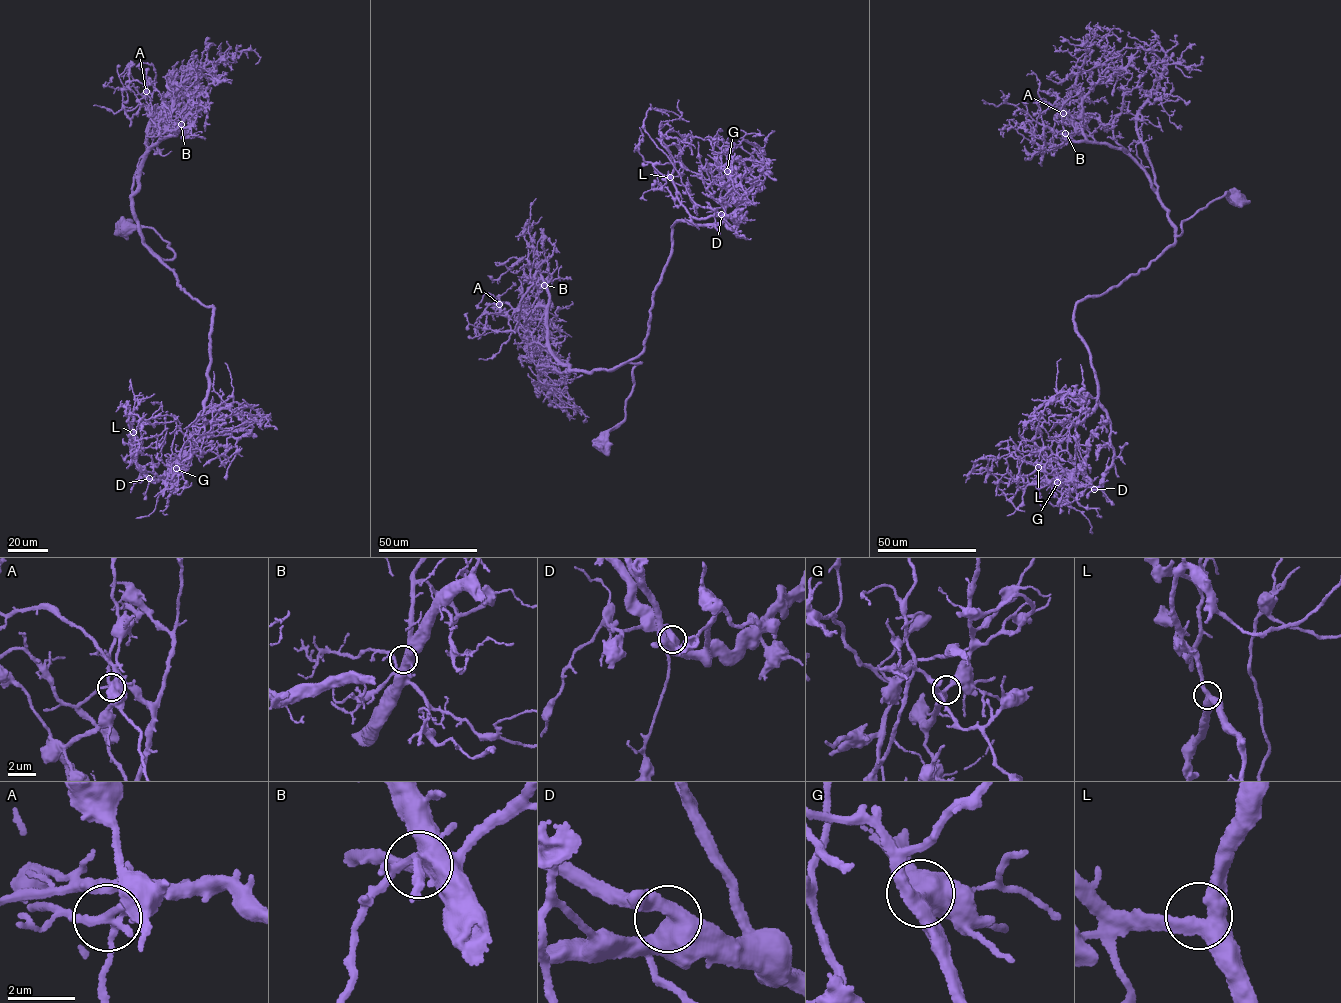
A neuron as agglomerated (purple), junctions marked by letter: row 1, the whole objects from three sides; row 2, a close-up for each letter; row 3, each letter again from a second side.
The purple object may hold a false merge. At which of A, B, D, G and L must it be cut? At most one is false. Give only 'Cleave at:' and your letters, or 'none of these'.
Cleave at: A

